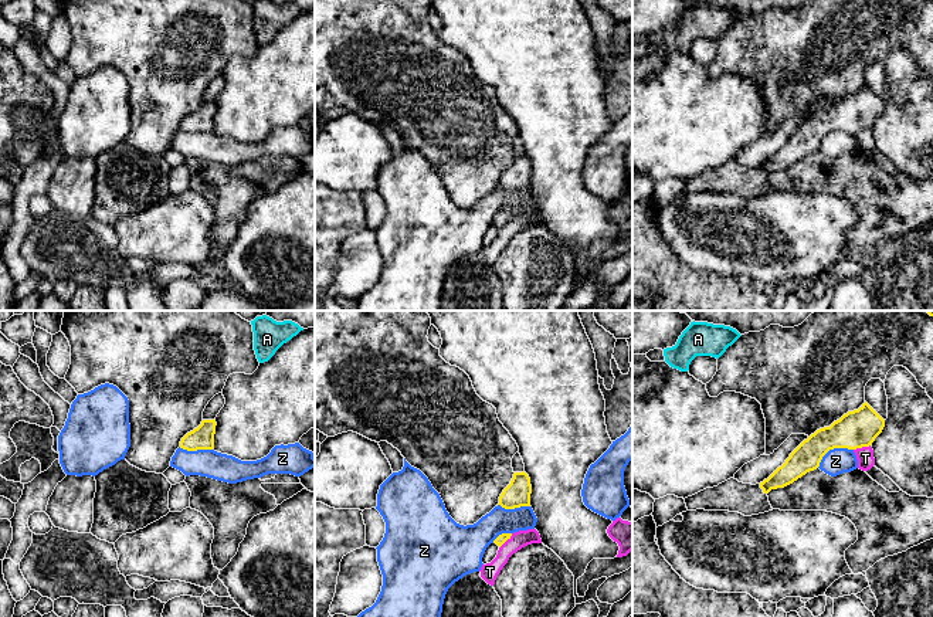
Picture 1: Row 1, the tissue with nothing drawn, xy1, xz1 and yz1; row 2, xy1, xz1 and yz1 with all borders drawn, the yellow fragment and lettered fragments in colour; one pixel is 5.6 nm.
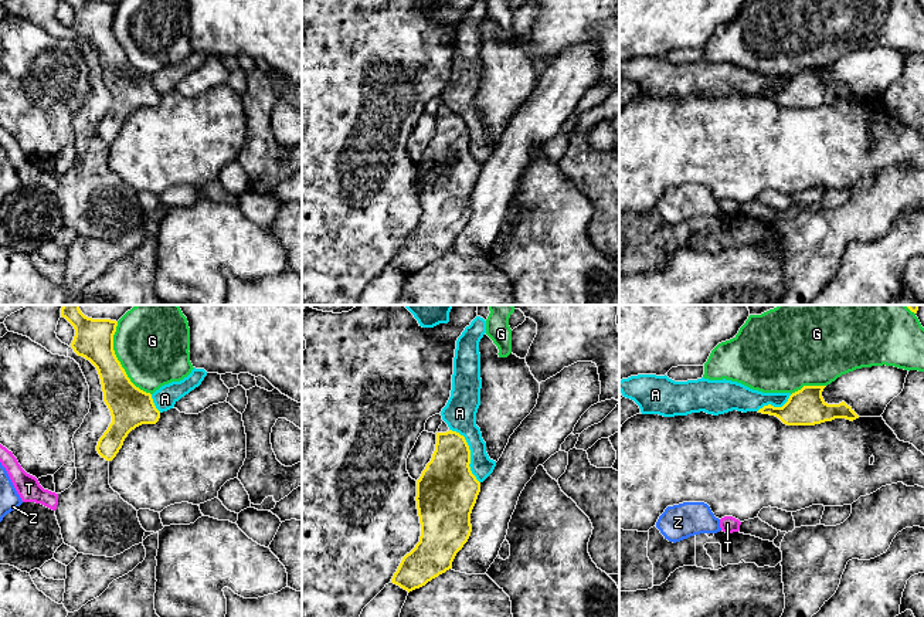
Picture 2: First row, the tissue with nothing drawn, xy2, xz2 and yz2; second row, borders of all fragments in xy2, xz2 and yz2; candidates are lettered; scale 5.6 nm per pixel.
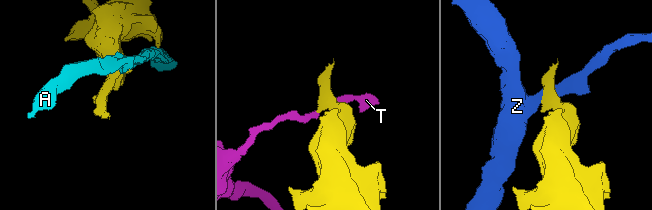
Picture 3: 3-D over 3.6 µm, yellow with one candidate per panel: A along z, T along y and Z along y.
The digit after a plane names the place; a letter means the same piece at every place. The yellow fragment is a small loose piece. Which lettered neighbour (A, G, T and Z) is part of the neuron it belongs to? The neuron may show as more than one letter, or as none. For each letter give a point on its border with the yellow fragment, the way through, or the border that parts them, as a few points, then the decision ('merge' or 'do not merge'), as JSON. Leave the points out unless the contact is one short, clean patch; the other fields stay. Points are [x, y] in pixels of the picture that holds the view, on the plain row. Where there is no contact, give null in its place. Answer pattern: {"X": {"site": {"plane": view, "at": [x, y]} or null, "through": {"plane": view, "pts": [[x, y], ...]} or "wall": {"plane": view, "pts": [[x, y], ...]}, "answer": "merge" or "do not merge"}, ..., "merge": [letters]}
{"A": {"site": {"plane": "xz2", "at": [469, 135]}, "wall": {"plane": "xz2", "pts": [[449, 111], [464, 119], [469, 132], [469, 152], [479, 165]]}, "answer": "do not merge"}, "G": {"site": {"plane": "xy2", "at": [119, 44]}, "answer": "do not merge"}, "T": {"site": {"plane": "yz1", "at": [861, 129]}, "wall": {"plane": "yz1", "pts": [[869, 126], [854, 132]]}, "answer": "do not merge"}, "Z": {"site": {"plane": "yz1", "at": [833, 131]}, "wall": {"plane": "yz1", "pts": [[852, 131], [831, 131], [817, 149]]}, "answer": "do not merge"}, "merge": []}

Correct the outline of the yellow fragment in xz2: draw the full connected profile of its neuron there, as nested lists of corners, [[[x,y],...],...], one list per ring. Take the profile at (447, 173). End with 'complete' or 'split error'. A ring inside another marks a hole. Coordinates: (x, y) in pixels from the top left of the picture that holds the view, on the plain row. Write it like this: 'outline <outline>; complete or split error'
outline [[[456,113],[436,115],[435,133],[417,162],[421,218],[407,235],[391,265],[408,275],[452,251],[456,235],[468,224],[471,196],[480,165],[471,153],[471,132]]]; complete

